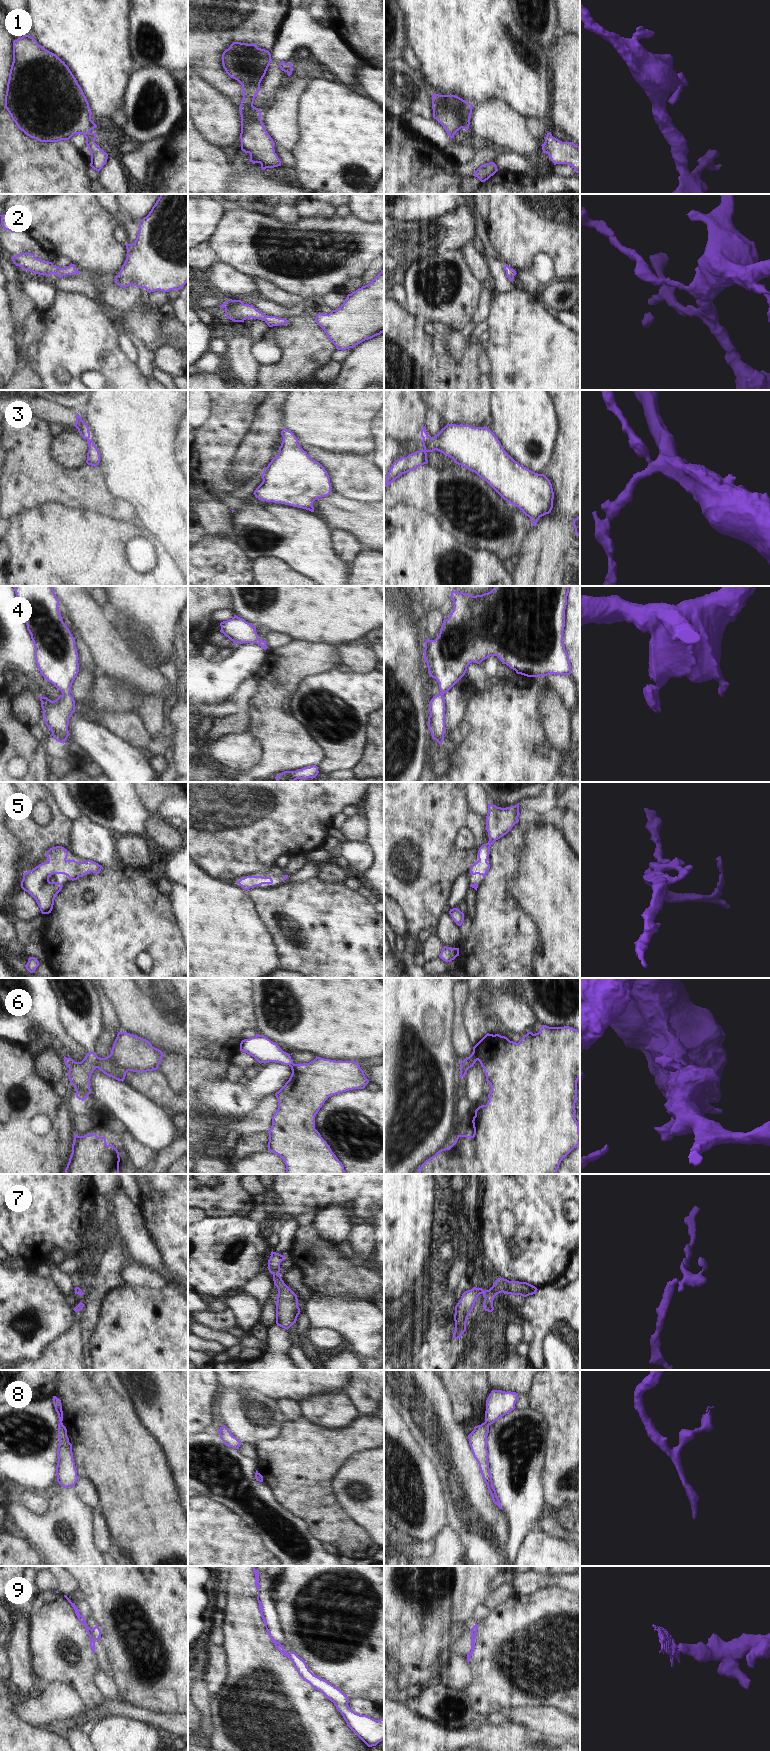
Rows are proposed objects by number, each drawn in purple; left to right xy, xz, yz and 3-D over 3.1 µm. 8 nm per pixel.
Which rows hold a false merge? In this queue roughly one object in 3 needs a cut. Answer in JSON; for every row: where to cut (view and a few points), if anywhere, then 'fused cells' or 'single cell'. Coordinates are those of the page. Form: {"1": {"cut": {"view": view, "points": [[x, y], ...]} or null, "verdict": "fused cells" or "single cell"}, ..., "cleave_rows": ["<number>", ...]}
{"1": {"cut": null, "verdict": "single cell"}, "2": {"cut": null, "verdict": "single cell"}, "3": {"cut": null, "verdict": "single cell"}, "4": {"cut": null, "verdict": "single cell"}, "5": {"cut": null, "verdict": "single cell"}, "6": {"cut": {"view": "yz", "points": [[470, 1056], [468, 1067]]}, "verdict": "fused cells"}, "7": {"cut": {"view": "xz", "points": [[278, 1272], [273, 1275]]}, "verdict": "fused cells"}, "8": {"cut": {"view": "yz", "points": [[485, 1421], [489, 1424]]}, "verdict": "fused cells"}, "9": {"cut": {"view": "xy", "points": [[91, 1629], [96, 1639]]}, "verdict": "fused cells"}, "cleave_rows": ["6", "7", "8", "9"]}

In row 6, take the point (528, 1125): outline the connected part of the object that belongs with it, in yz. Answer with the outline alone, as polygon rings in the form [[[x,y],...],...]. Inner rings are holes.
[[[541,1026],[538,1033],[528,1032],[515,1043],[499,1034],[487,1033],[474,1047],[469,1058],[469,1068],[479,1061],[484,1068],[487,1083],[491,1086],[486,1105],[475,1110],[472,1123],[474,1134],[472,1136],[457,1135],[455,1142],[449,1147],[439,1150],[434,1156],[426,1160],[418,1169],[417,1174],[557,1174],[563,1158],[580,1144],[579,1125],[575,1118],[575,1103],[577,1101],[577,1081],[580,1078],[580,1031],[569,1026],[549,1027]]]

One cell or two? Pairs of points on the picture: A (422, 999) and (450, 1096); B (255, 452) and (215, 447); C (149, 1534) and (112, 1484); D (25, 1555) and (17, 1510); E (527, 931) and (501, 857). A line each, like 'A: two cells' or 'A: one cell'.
A: one cell
B: two cells
C: one cell
D: two cells
E: one cell

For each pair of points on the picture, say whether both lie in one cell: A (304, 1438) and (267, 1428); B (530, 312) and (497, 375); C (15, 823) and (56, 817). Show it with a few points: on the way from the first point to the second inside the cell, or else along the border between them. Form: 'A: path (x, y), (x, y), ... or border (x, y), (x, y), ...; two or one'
A: border (285, 1420), (274, 1437), (257, 1442); two
B: path (524, 328), (524, 348), (513, 359); one
C: path (26, 830), (46, 830), (48, 828); one

